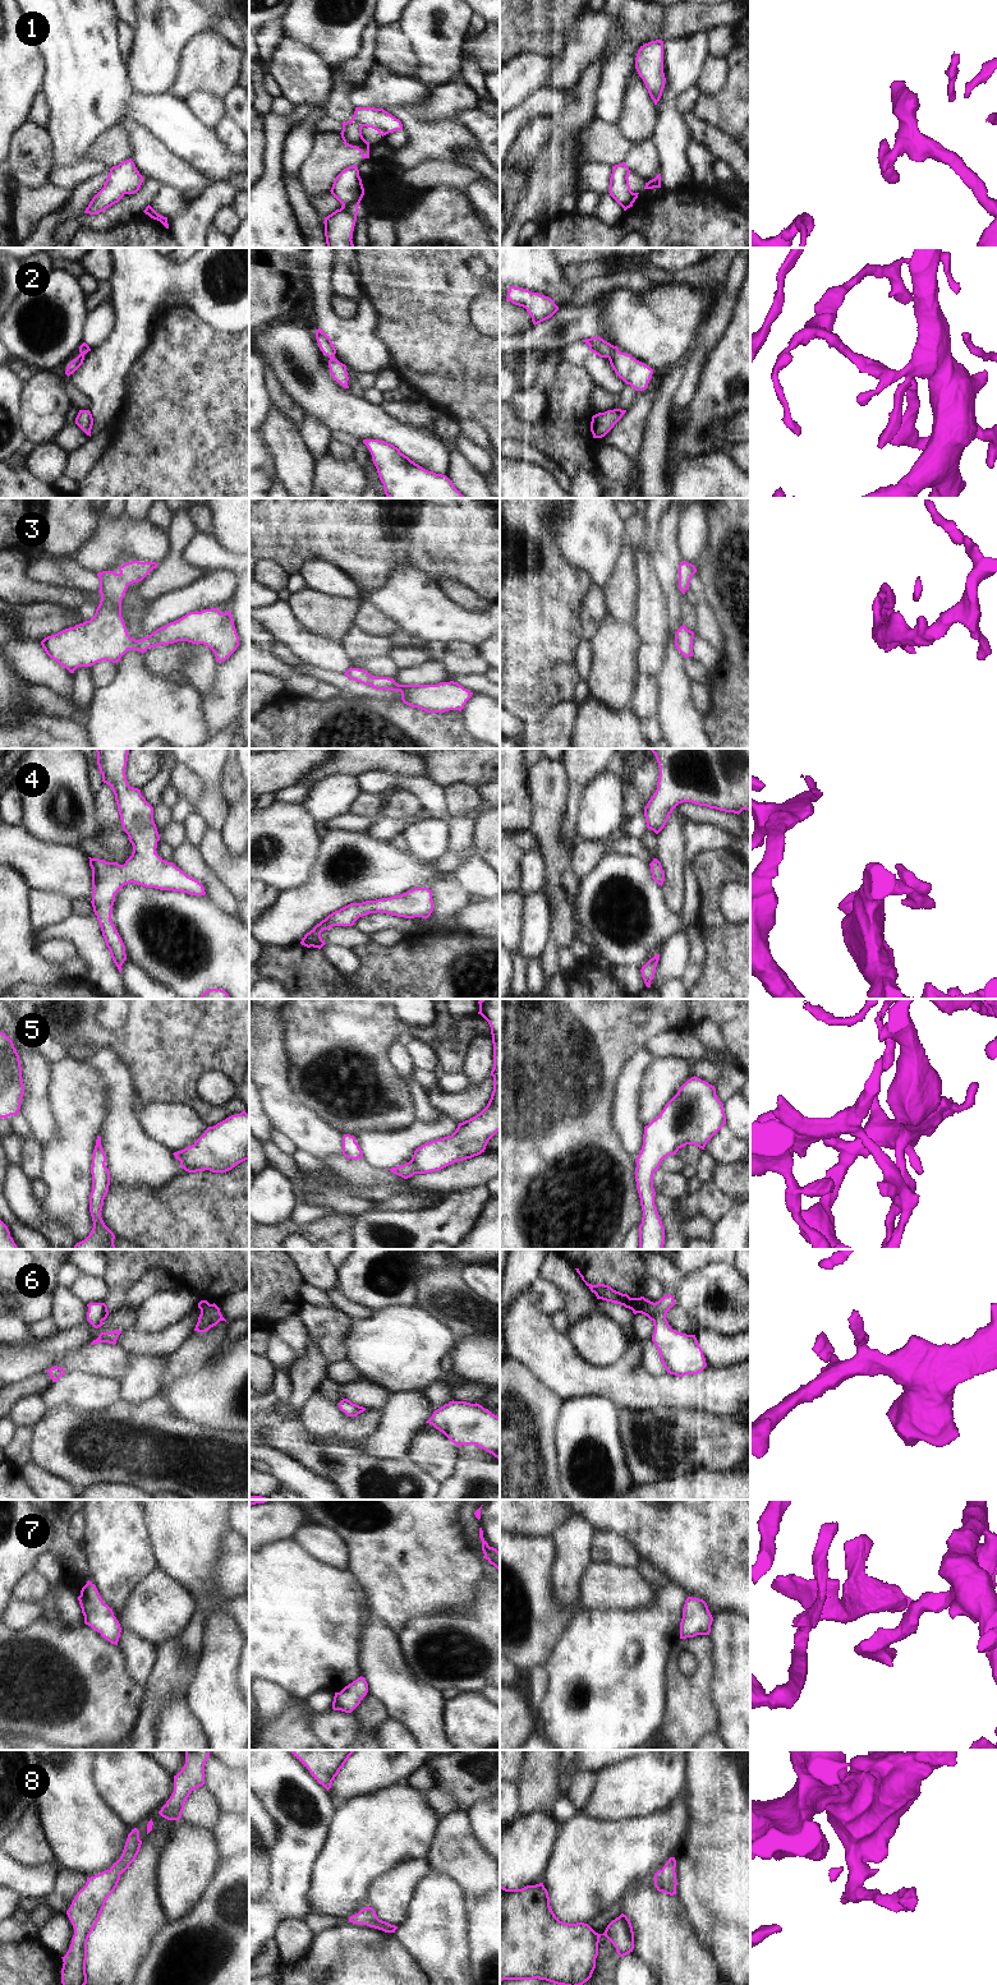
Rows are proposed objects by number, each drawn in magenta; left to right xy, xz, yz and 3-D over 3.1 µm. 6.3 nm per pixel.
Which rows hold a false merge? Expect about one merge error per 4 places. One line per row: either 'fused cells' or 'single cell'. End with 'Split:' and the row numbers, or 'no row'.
1: single cell
2: single cell
3: single cell
4: single cell
5: single cell
6: single cell
7: single cell
8: single cell
Split: no row

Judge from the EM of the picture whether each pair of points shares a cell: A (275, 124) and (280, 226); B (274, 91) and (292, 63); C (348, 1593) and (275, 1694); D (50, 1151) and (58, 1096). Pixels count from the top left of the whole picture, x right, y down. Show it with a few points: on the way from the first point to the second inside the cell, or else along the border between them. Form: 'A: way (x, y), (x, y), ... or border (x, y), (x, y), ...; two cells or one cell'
A: way (274, 150), (272, 201); one cell
B: border (266, 73), (278, 86), (281, 96); two cells
C: border (262, 1679), (276, 1682), (299, 1700); two cells
D: way (64, 1138), (64, 1110); one cell

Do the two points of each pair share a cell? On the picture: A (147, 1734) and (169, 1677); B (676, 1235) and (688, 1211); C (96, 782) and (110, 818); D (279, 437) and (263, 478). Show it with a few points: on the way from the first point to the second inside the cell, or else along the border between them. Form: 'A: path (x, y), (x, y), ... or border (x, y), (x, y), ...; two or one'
A: path (148, 1719), (160, 1691); one
B: border (675, 1203), (675, 1214), (683, 1224); two
C: border (102, 782), (95, 793); two
D: border (262, 433), (275, 457), (276, 473), (279, 475); two

